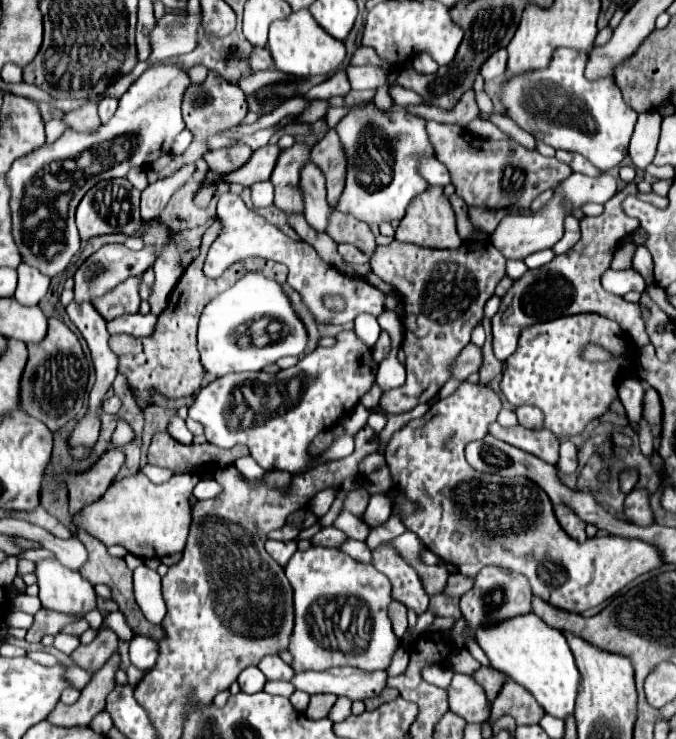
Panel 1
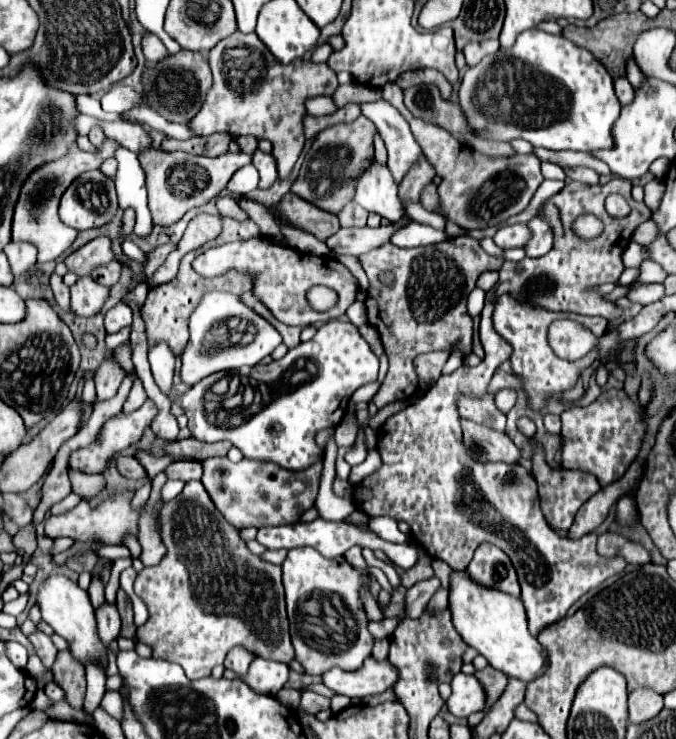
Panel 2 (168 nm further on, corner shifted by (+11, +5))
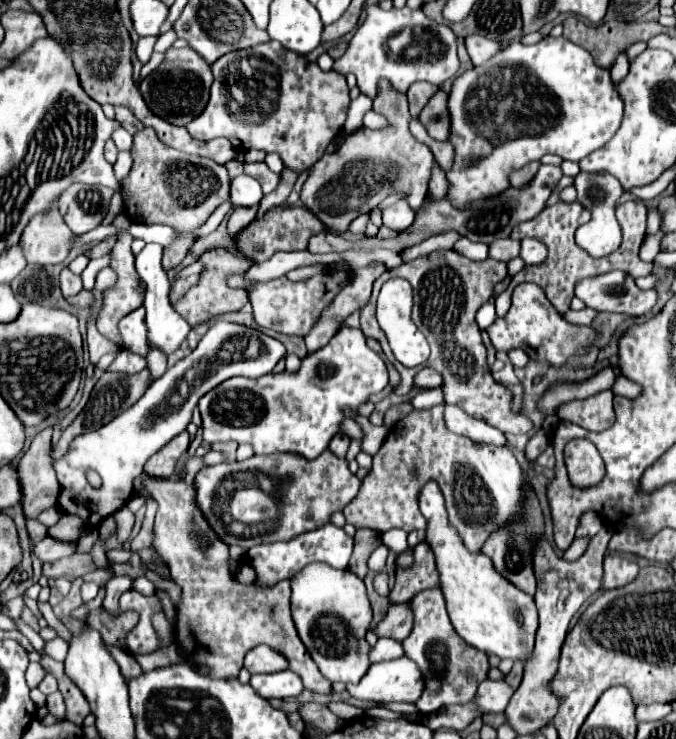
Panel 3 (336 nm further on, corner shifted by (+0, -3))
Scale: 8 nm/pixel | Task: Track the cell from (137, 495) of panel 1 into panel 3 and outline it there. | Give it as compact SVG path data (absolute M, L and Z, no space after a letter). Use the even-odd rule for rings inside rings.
M44 538L38 544L34 544L34 556L42 562L54 562L60 560L64 556L74 554L76 544L66 544L66 542L58 542L52 538Z

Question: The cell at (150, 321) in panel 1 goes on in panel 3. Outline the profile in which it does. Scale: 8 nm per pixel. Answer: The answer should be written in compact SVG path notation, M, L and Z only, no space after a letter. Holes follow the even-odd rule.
M140 306L136 312L130 312L128 316L124 316L120 320L120 334L122 334L122 342L124 342L124 348L130 348L132 352L140 354L140 356L146 356L148 352L148 346L146 346L146 326L144 326L144 306Z

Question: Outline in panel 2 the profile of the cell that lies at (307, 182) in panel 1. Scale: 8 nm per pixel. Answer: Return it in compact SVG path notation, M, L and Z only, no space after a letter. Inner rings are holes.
M233 32L229 38L223 38L211 52L209 52L209 66L213 70L213 88L209 90L209 96L199 110L199 114L189 122L195 134L209 136L215 132L227 132L227 134L251 134L257 138L267 138L273 144L273 156L277 160L279 178L289 178L293 172L293 166L303 150L305 136L303 136L303 102L309 96L331 96L337 88L337 76L333 70L329 70L327 64L315 64L307 60L297 60L287 66L279 64L265 44L257 38L255 32L243 34ZM233 48L247 48L255 58L249 64L249 70L257 70L257 76L253 80L253 88L245 92L233 90L229 84L229 78L225 74L225 52Z

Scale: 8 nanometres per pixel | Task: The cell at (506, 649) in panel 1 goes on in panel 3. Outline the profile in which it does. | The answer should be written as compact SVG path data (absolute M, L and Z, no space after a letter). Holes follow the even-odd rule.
M428 480L422 486L420 512L426 518L426 542L434 550L436 568L440 574L440 590L444 594L450 622L454 630L474 648L496 654L498 658L526 660L534 648L534 634L538 628L538 614L534 606L534 598L520 592L492 566L492 560L484 552L470 552L458 530L450 526L444 496L434 480Z

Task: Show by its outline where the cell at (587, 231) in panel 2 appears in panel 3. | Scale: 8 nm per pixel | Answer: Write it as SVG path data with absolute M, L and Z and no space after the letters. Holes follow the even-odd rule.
M580 172L576 176L576 182L574 182L576 190L578 190L578 202L590 212L590 222L580 226L576 230L576 244L582 246L588 254L592 254L594 258L600 258L600 256L608 256L612 254L620 242L622 242L622 232L620 232L620 226L616 222L616 216L614 216L614 210L616 210L616 204L620 200L620 196L624 194L624 188L622 184L618 182L618 178L612 178L612 174L604 174L604 172Z

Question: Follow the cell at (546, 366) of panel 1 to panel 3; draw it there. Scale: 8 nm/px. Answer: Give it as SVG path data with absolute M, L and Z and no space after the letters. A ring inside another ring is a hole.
M528 282L516 286L508 314L498 318L486 332L496 350L524 348L532 360L546 360L552 366L562 366L572 354L582 354L584 348L596 338L596 332L590 326L570 326L548 302L542 288ZM570 334L576 334L576 342L568 340Z

